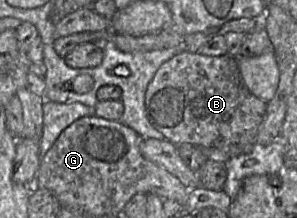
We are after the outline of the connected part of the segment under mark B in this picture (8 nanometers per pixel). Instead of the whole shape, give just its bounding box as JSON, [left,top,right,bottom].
[145,52,267,150]

